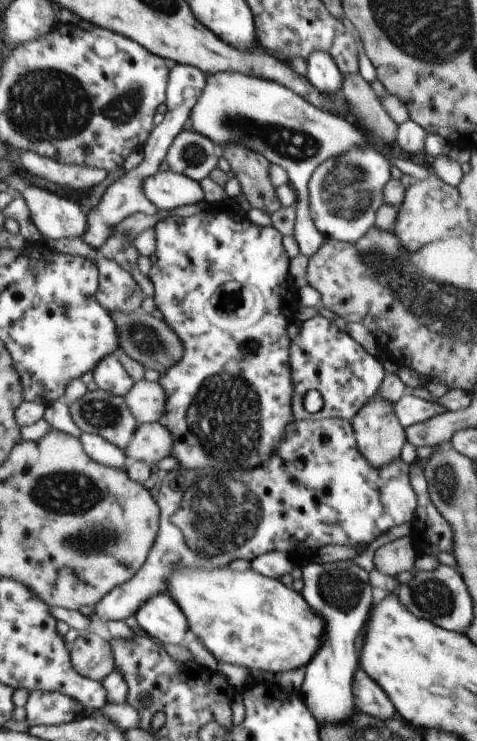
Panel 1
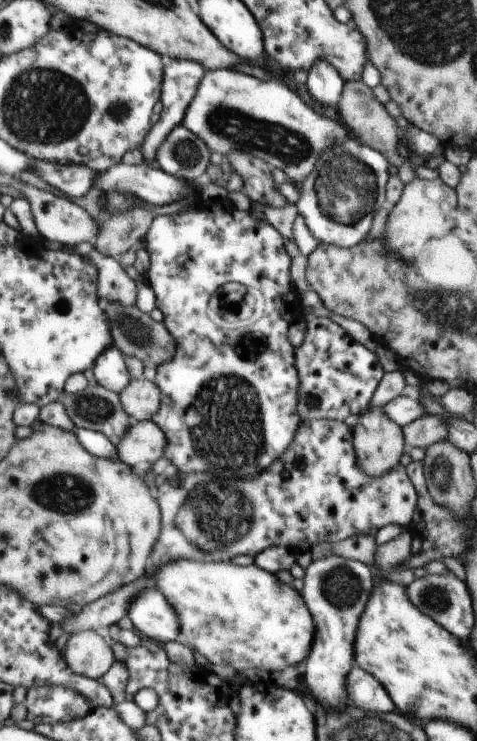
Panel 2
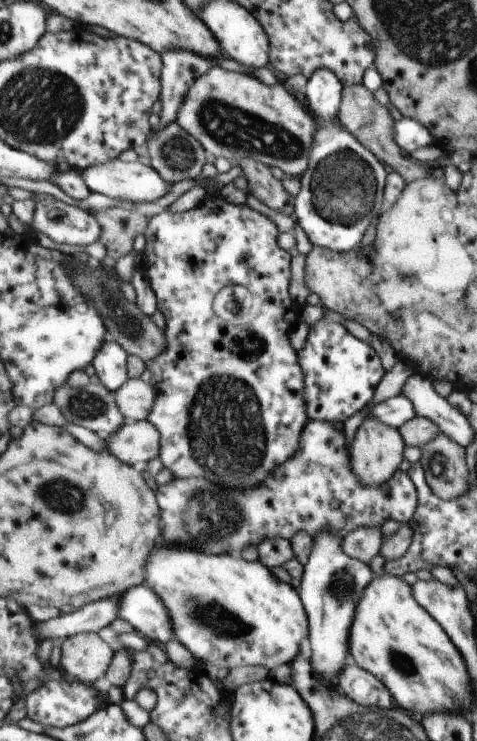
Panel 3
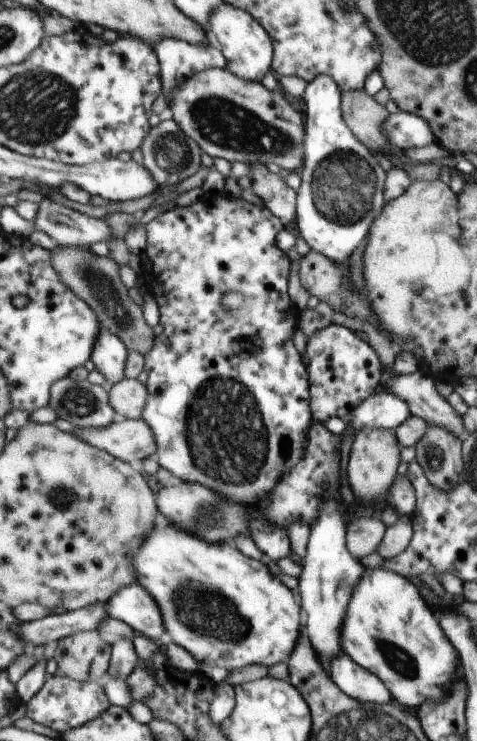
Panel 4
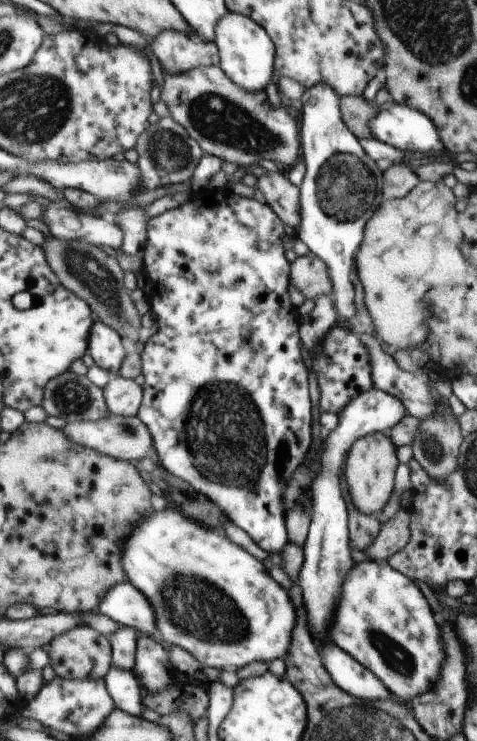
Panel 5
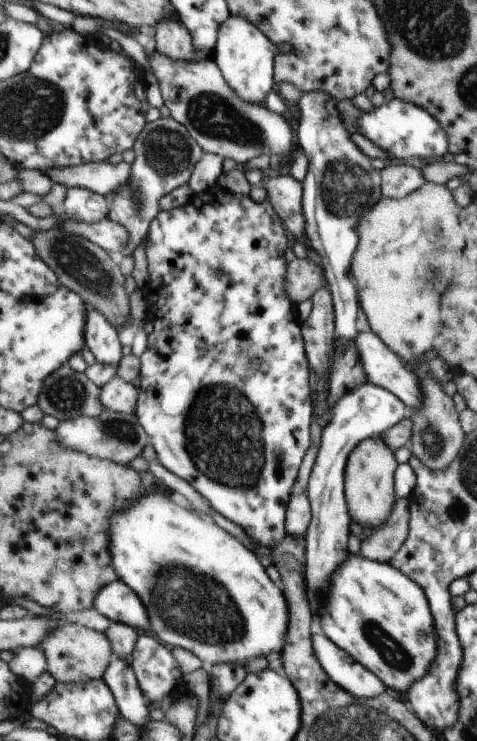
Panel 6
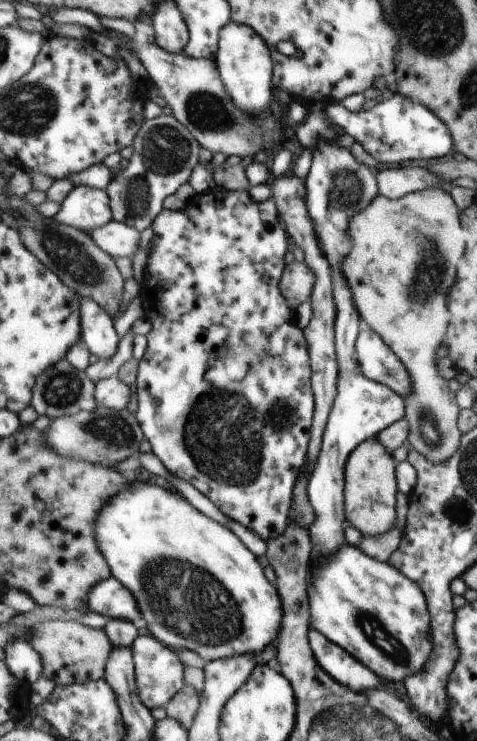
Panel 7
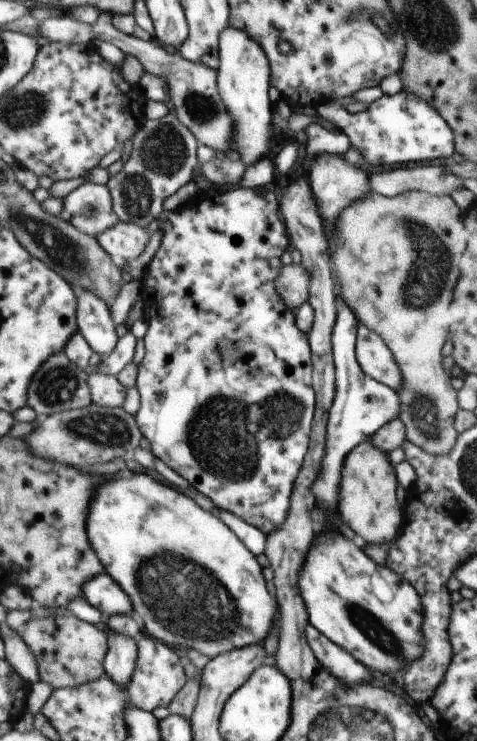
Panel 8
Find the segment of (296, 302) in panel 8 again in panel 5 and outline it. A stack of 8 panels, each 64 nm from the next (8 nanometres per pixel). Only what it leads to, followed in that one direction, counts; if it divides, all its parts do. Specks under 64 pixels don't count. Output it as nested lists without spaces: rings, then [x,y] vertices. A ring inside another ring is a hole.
[[[310,252],[294,260],[293,279],[290,282],[307,299],[333,295],[334,284],[329,266]]]

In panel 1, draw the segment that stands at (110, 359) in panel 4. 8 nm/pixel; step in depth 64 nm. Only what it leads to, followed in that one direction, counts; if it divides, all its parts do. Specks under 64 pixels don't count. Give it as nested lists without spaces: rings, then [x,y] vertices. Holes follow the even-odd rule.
[[[118,354],[102,360],[94,372],[94,380],[100,389],[123,397],[128,396],[137,383]]]

